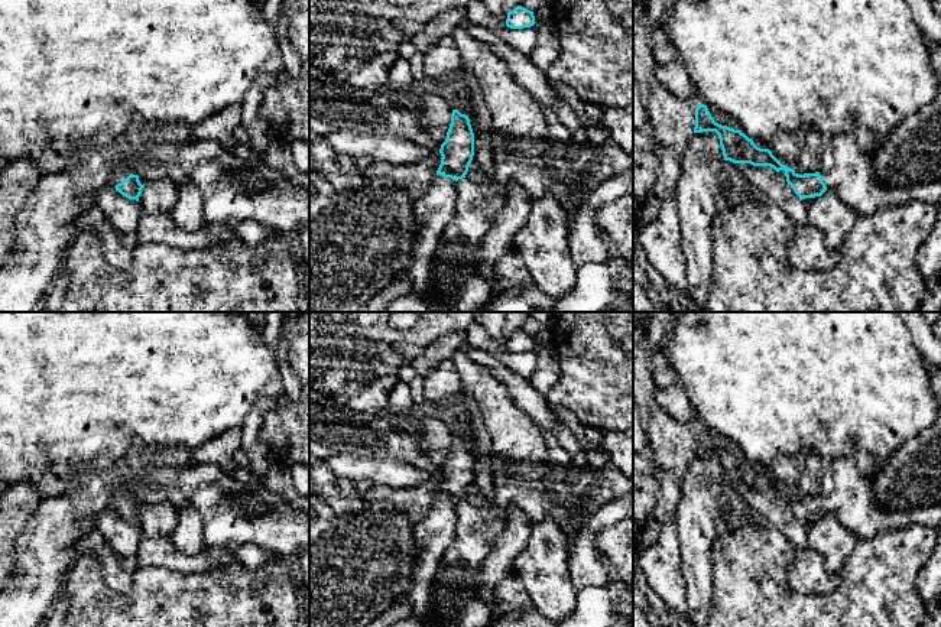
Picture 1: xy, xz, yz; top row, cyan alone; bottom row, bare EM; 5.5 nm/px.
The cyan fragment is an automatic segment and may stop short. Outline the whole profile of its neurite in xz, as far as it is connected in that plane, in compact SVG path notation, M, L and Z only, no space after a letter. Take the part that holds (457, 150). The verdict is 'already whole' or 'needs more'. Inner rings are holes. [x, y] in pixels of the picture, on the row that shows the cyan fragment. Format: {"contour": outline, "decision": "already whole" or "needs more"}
{"contour": "M452 110L451 124L439 153L442 157L437 176L426 194L413 202L418 233L409 279L416 293L431 292L432 260L445 227L455 215L455 182L465 178L474 156L474 133L468 116Z", "decision": "needs more"}

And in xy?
{"contour": "M121 150L116 155L114 168L107 185L111 185L123 196L139 201L143 185L140 183L137 175L133 175L127 170L129 156L130 153L126 150Z", "decision": "needs more"}

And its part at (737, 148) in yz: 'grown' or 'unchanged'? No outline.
grown

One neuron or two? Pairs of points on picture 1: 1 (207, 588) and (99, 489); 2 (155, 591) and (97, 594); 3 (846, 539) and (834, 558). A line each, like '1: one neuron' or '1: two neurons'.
1: two neurons
2: one neuron
3: one neuron

